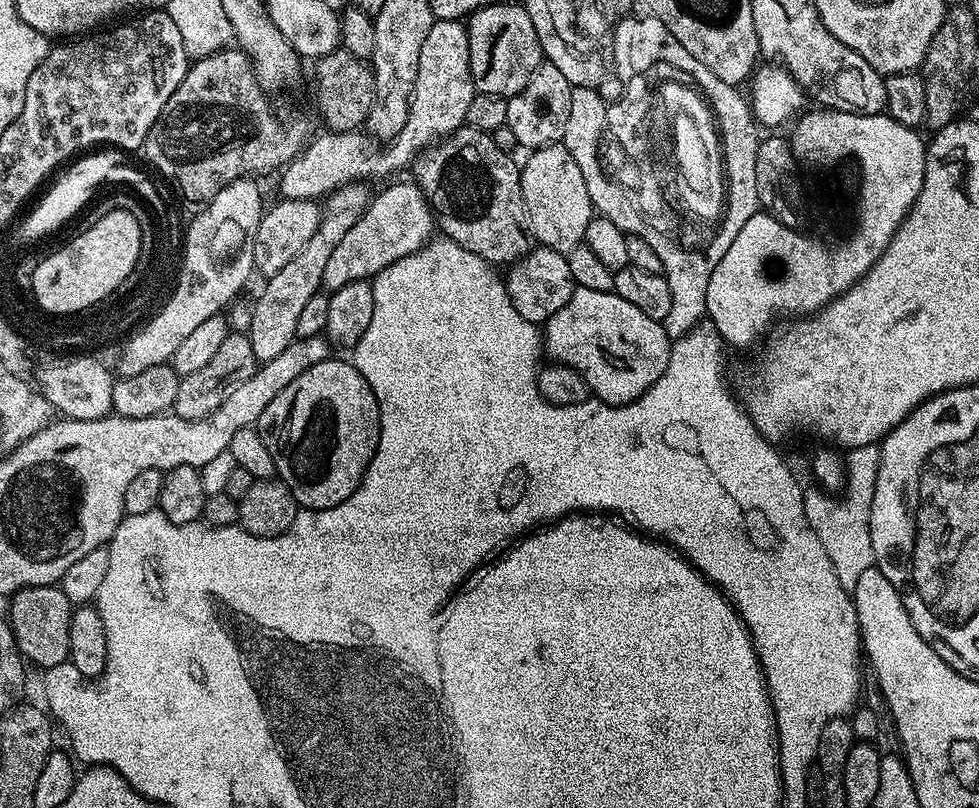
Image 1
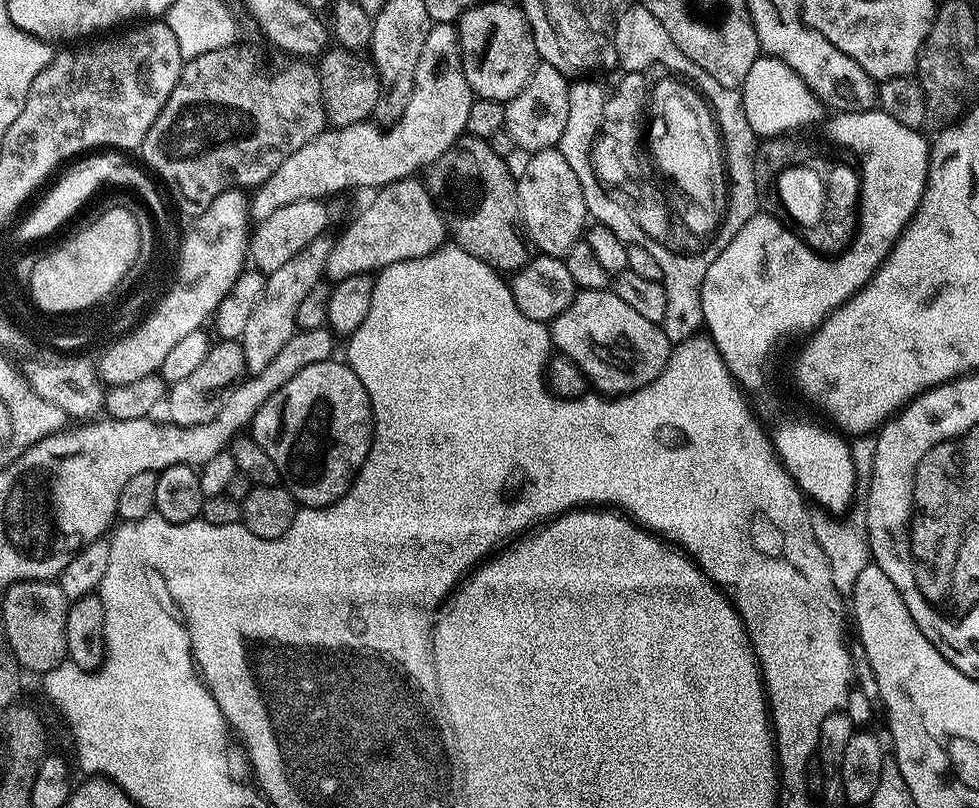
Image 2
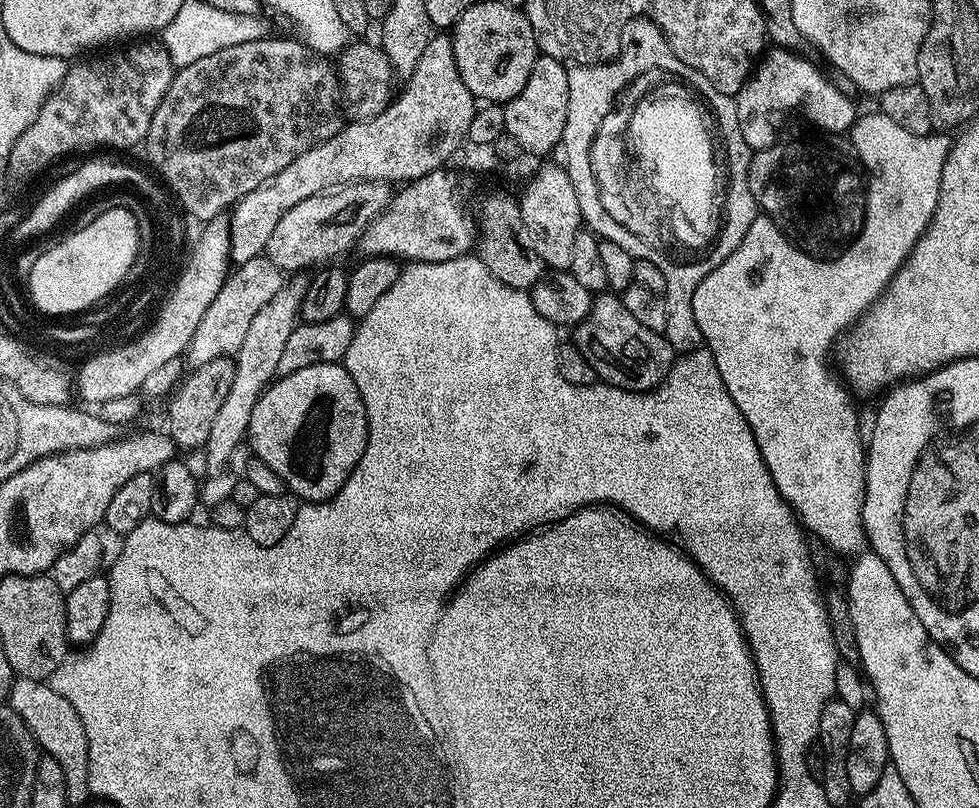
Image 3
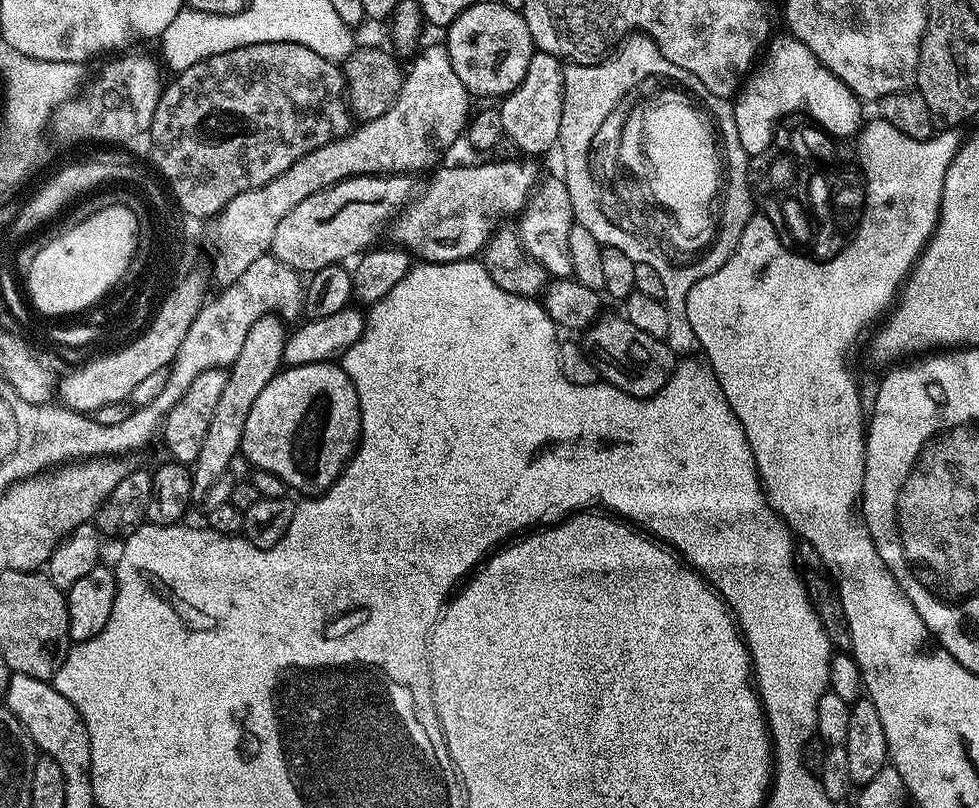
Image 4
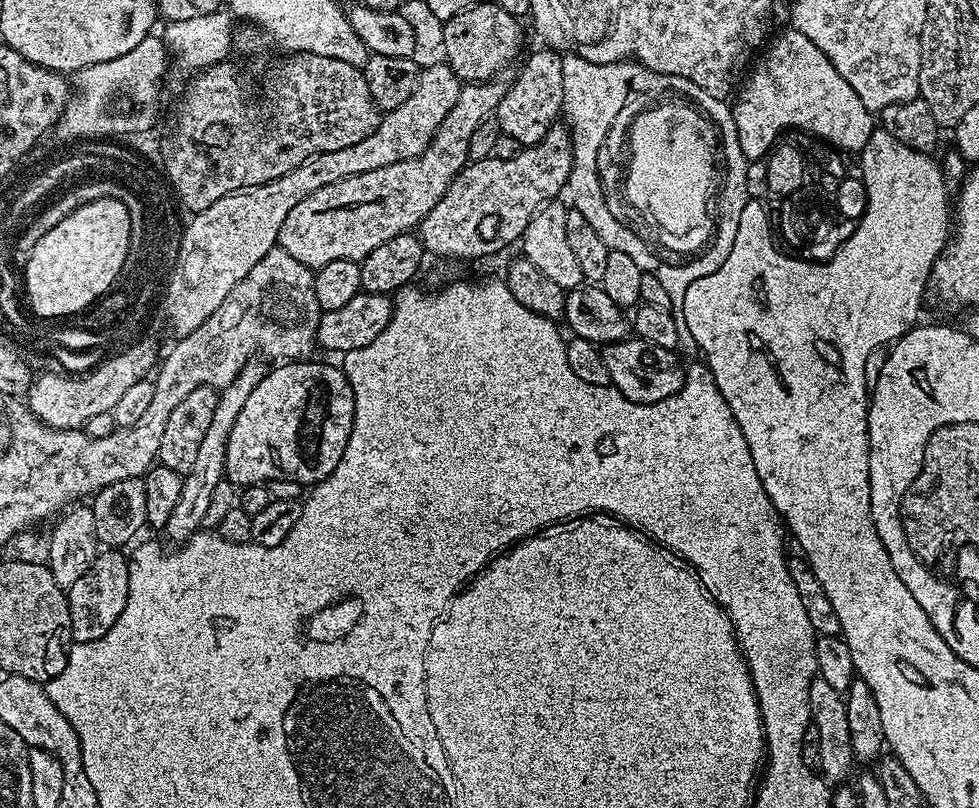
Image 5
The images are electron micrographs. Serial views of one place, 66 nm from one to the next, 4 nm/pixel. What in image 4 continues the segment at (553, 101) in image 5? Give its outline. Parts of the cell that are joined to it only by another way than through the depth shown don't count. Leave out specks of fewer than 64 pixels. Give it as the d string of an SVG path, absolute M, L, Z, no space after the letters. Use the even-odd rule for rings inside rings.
M533 51L530 66L526 66L526 78L522 78L520 85L499 101L504 135L512 138L521 153L529 157L536 158L539 152L548 152L557 147L562 126L564 67L560 57Z

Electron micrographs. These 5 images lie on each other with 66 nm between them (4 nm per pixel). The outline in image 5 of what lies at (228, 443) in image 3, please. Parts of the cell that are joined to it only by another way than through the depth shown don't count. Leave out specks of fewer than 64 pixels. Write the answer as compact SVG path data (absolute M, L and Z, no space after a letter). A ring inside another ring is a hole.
M260 358L249 360L246 366L234 378L230 386L221 389L216 398L214 406L214 418L210 418L210 426L206 430L206 435L202 437L202 443L198 449L198 455L190 471L183 473L182 495L178 498L178 503L174 506L174 514L170 514L170 522L162 530L163 535L168 535L175 542L186 542L191 536L204 528L206 509L210 506L210 498L214 495L218 482L225 479L226 473L226 444L230 438L230 432L234 430L234 422L238 422L238 414L242 414L242 406L246 406L246 401L250 399L250 393L254 391L254 386L262 382L266 371L265 361Z

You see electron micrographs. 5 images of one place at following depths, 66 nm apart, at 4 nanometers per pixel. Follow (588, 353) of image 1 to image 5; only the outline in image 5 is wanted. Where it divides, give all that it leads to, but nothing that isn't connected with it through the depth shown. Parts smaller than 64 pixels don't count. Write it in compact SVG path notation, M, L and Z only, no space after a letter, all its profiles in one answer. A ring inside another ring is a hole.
M625 338L605 344L602 348L602 362L606 362L606 370L612 379L611 387L619 390L630 402L653 404L662 402L674 394L684 384L685 365L680 365L677 353L671 348L654 346L654 342L646 342L639 338Z

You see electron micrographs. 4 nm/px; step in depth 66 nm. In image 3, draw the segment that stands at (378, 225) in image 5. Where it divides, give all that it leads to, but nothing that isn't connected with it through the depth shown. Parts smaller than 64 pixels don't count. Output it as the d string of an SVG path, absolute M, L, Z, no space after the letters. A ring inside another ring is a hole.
M366 180L359 184L345 184L316 196L298 202L298 206L290 206L282 218L278 218L278 226L274 226L274 234L270 234L270 242L266 255L274 266L278 266L285 274L300 274L317 266L327 265L335 256L355 249L360 236L388 209L394 188L391 183L379 180Z

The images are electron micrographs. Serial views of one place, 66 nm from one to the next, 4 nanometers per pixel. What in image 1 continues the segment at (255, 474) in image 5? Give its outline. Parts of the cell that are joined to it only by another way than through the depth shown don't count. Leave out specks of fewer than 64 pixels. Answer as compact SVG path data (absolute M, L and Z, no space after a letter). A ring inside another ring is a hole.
M329 358L318 362L318 366L310 366L306 374L298 374L298 378L294 378L294 382L290 382L290 386L286 386L286 390L262 410L258 421L262 442L266 442L270 458L274 458L276 476L290 490L301 509L329 508L346 502L360 485L378 446L380 411L374 390L370 390L355 364L344 360Z

